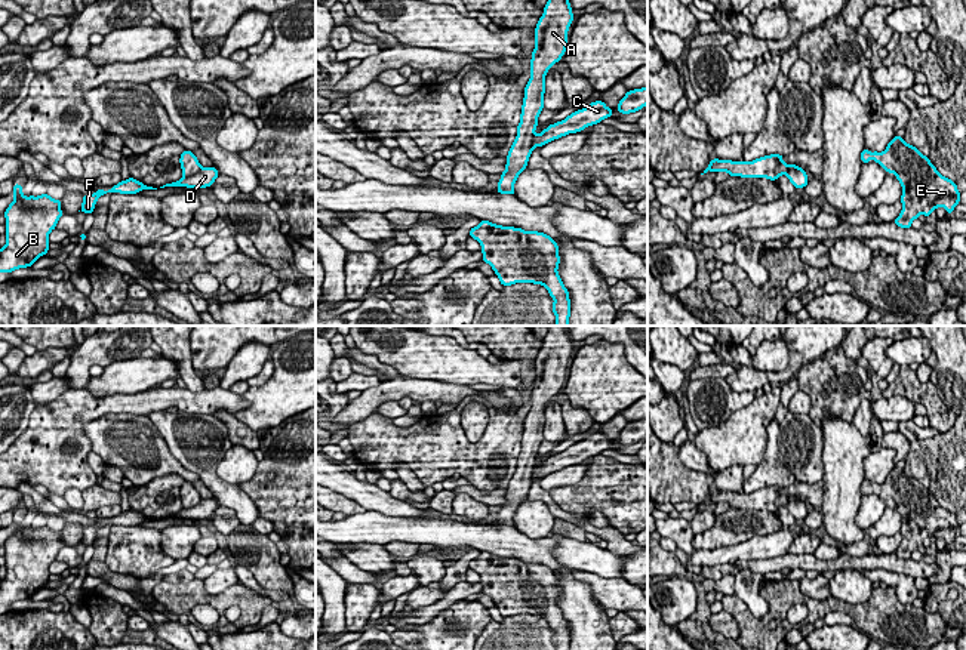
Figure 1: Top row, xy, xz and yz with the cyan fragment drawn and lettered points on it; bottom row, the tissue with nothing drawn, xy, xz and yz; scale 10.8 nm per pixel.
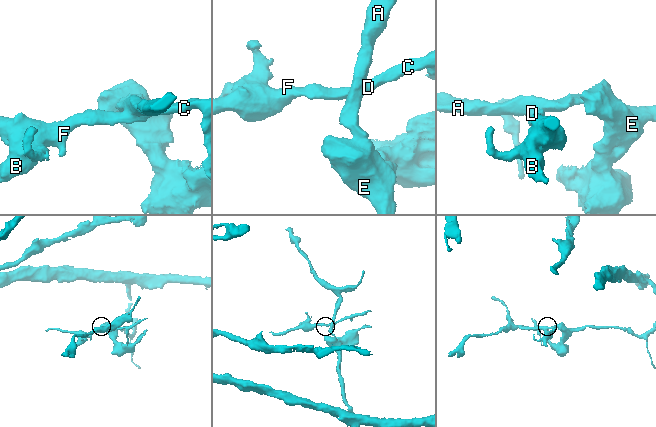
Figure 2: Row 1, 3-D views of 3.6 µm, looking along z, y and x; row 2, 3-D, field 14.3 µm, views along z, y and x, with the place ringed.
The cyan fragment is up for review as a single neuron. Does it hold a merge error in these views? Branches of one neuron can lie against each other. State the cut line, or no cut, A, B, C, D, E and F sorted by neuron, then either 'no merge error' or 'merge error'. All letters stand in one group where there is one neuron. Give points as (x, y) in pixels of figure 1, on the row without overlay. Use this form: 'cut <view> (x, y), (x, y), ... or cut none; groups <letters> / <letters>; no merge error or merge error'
cut xy (202, 499), (184, 508); groups A E / B C D F; merge error

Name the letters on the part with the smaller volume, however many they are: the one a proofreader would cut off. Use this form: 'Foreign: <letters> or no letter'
Foreign: B, C, D, F

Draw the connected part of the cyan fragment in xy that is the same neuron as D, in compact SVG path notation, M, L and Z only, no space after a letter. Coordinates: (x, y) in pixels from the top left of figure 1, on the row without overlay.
M212 497L212 499L201 499L196 506L193 508L182 508L179 512L176 514L170 514L166 515L160 520L164 518L187 518L187 520L206 520L210 518L215 511L218 509L218 502Z

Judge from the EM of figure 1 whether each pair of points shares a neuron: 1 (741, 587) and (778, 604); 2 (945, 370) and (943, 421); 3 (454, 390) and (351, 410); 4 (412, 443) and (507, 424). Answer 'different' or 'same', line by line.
1: different
2: different
3: same
4: same

